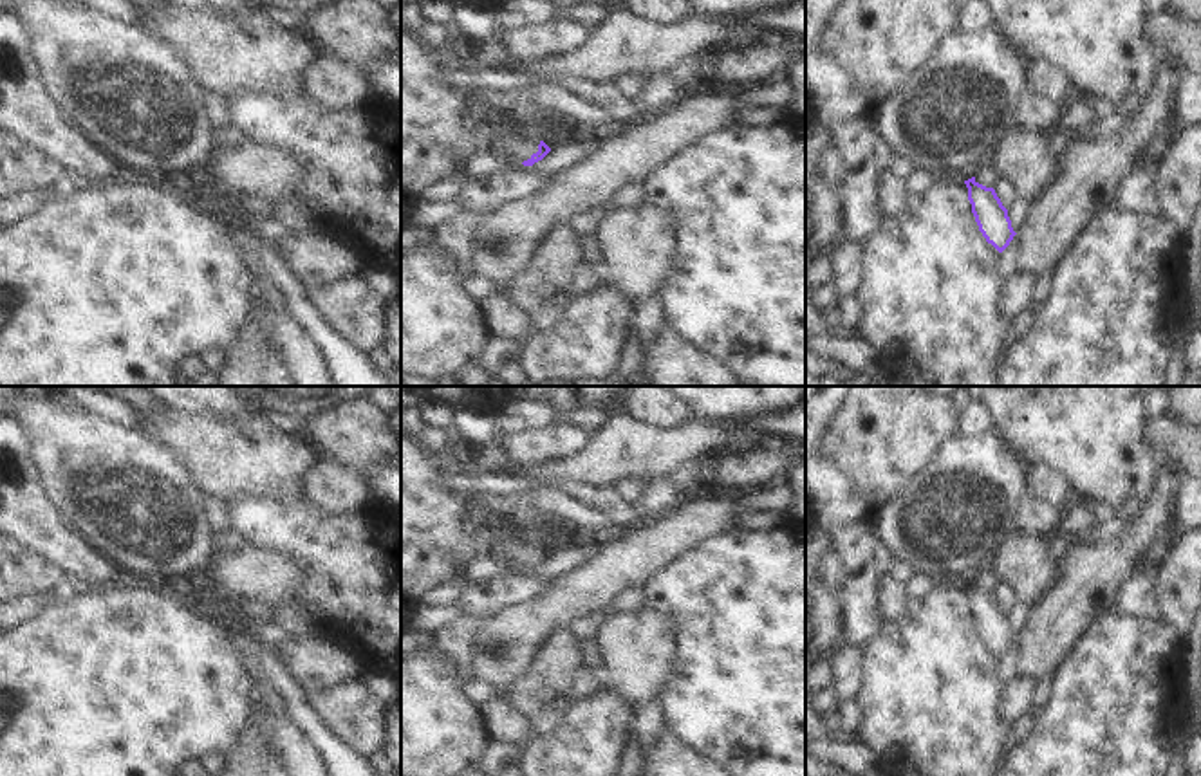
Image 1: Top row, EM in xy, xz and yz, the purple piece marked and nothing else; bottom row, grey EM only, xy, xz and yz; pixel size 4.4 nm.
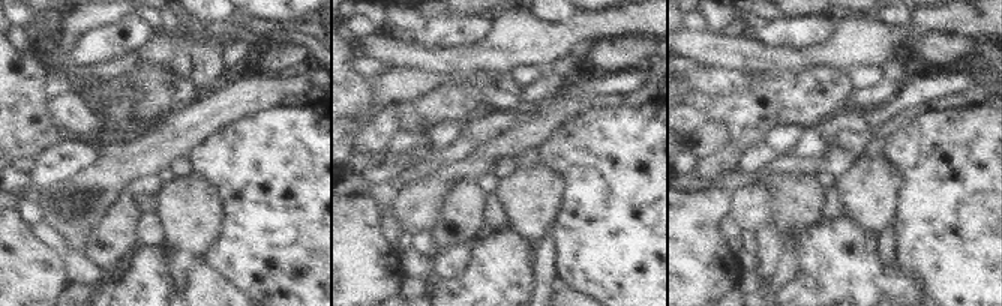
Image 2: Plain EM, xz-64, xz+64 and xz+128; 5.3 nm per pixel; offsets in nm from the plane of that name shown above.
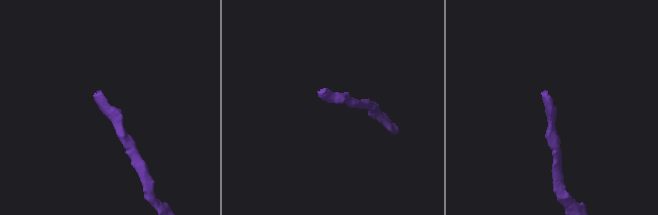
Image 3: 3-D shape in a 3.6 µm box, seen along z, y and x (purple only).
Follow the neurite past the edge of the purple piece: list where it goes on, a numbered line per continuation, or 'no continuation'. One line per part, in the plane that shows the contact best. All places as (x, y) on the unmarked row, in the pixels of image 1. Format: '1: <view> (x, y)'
1: xz (506, 544)

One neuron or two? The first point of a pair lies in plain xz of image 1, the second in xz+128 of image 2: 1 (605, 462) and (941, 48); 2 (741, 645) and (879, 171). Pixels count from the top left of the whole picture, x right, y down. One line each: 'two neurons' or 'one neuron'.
1: two neurons
2: two neurons

